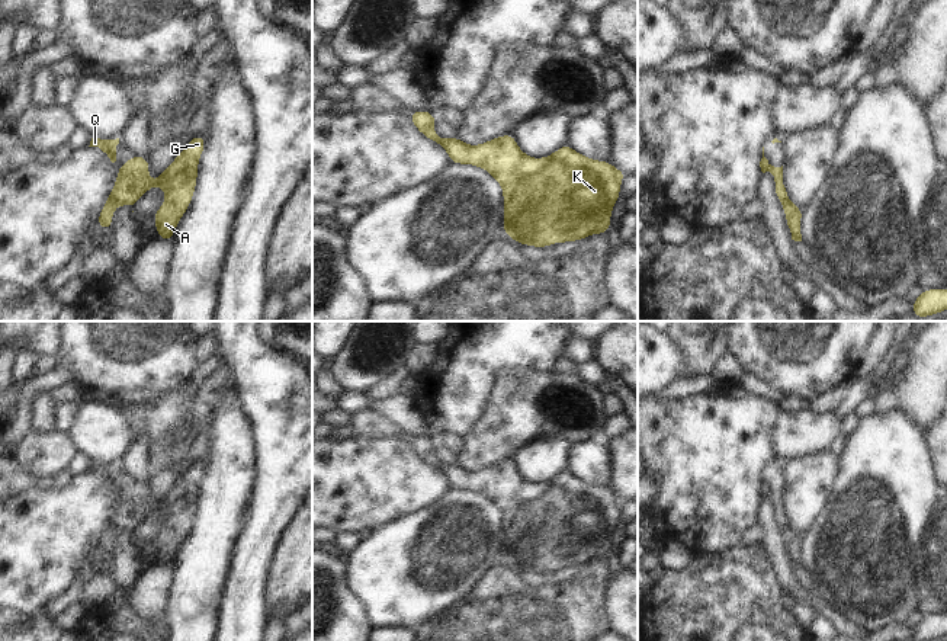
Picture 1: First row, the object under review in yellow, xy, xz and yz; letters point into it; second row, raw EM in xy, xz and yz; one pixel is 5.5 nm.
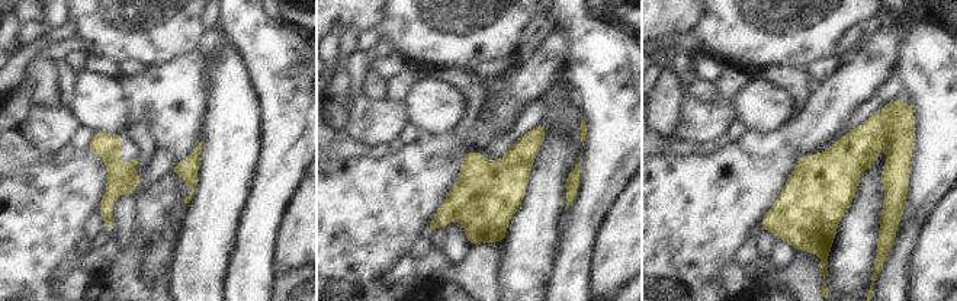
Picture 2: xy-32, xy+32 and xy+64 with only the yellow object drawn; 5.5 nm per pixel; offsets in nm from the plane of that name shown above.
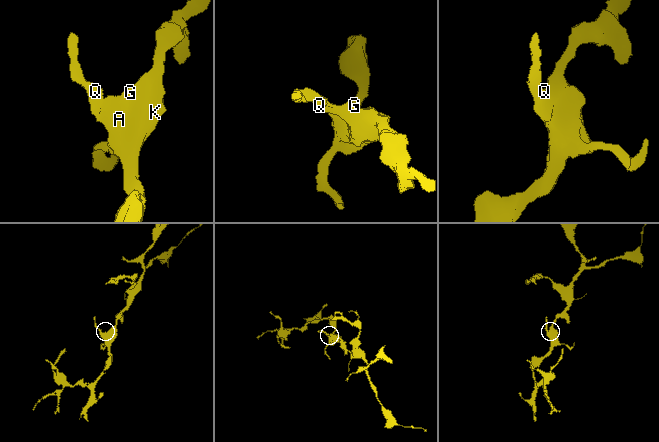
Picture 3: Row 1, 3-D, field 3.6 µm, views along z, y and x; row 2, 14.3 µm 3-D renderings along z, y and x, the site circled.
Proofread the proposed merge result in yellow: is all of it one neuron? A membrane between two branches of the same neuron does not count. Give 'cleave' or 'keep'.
keep

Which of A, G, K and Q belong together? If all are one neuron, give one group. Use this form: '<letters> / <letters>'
A G K Q

